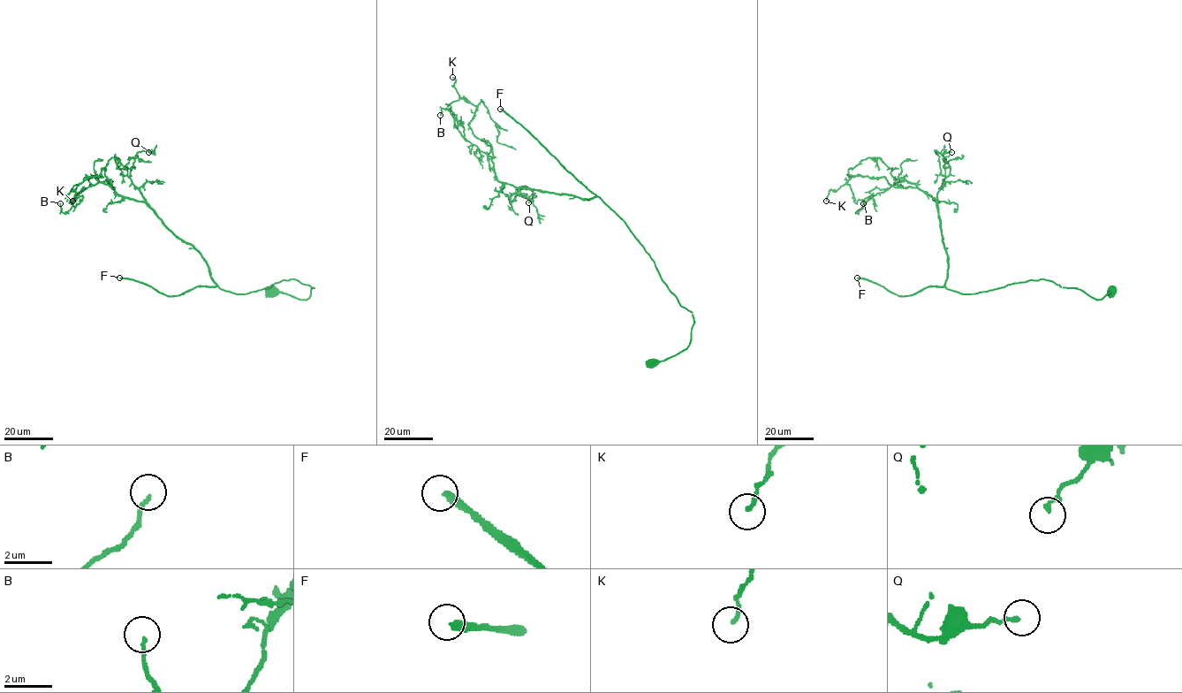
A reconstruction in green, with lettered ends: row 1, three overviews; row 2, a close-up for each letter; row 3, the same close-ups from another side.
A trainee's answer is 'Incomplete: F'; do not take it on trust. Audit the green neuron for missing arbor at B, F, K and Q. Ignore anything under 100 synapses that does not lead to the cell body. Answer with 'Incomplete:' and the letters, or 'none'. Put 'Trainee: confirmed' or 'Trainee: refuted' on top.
Trainee: confirmed
Incomplete: F

